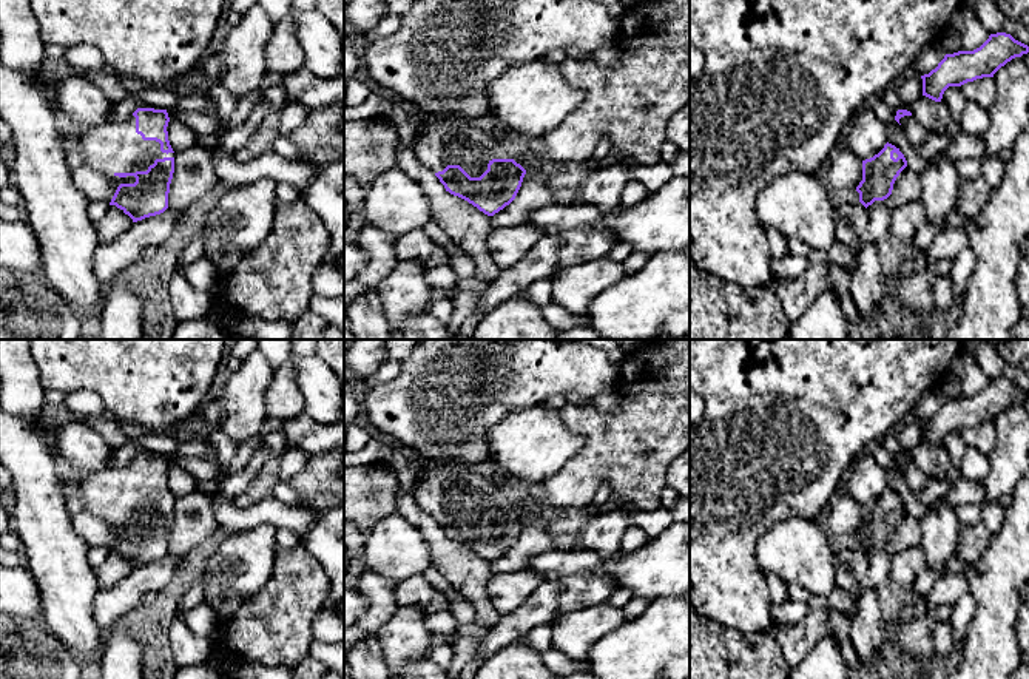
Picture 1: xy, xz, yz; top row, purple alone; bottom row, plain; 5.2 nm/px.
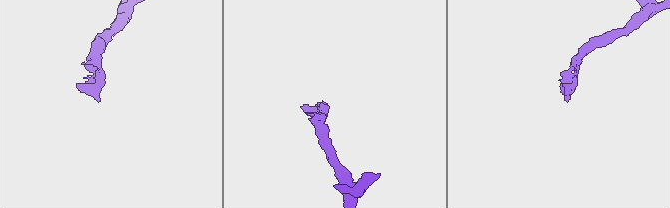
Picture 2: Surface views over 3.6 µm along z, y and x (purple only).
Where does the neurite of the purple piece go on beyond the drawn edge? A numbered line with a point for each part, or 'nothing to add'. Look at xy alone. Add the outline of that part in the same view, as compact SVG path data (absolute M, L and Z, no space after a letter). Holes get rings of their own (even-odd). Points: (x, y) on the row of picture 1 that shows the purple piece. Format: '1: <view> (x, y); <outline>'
1: xy (116, 147); M136 117L108 122L85 131L79 140L83 165L102 174L114 176L120 184L134 184L136 171L147 171L156 159L174 157L162 153L156 140L143 140L136 133Z

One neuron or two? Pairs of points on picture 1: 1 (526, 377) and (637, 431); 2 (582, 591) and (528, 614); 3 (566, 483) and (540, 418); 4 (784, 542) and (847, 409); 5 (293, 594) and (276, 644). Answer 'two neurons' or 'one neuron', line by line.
1: two neurons
2: two neurons
3: two neurons
4: two neurons
5: one neuron

